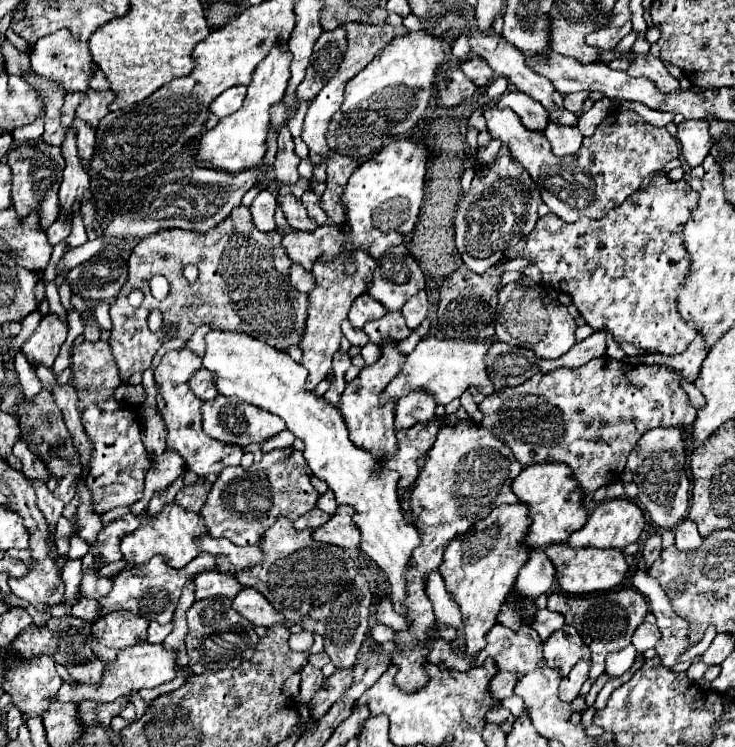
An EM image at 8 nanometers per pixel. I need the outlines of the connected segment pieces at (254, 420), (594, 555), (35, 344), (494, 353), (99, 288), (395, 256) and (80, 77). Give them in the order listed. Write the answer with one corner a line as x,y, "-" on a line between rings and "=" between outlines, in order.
222,395
202,405
202,425
208,437
228,445
238,445
238,447
246,447
250,443
262,443
284,429
280,417
274,417
272,413
262,411
258,407
246,405
244,401
238,401
236,397
222,397
=
554,543
544,549
552,565
556,567
556,581
564,593
584,595
614,589
626,575
628,565
620,549
570,549
566,543
=
58,315
42,317
40,325
32,333
32,337
22,345
22,353
28,357
32,369
44,365
52,367
54,359
60,353
62,343
66,341
68,329
62,325
=
494,341
486,357
486,367
490,369
490,379
494,381
496,391
504,387
522,385
536,373
538,355
526,347
512,347
500,341
=
106,247
92,259
70,269
64,277
58,275
54,283
56,287
62,287
62,283
68,283
70,287
74,285
78,295
86,301
110,301
126,283
126,273
128,267
120,251
=
404,245
386,251
372,273
368,295
380,301
388,311
400,311
402,305
424,289
424,273
=
60,29
58,33
52,33
48,37
42,37
34,43
34,51
30,55
30,63
34,73
42,77
54,77
64,83
64,89
68,91
86,91
90,87
90,79
94,75
94,59
88,49
88,43
78,41
72,37
68,29

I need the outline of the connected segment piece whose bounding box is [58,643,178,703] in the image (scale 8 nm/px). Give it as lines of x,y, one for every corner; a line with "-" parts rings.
142,643
142,645
136,645
134,649
124,649
122,653
118,653
118,661
114,661
114,669
104,671
104,679
98,687
64,683
60,693
58,693
58,701
62,701
62,703
68,703
68,701
80,703
84,699
92,699
96,703
108,703
108,701
114,701
118,697
130,695
132,691
152,689
152,687
158,687
162,683
168,683
176,677
176,673
178,673
176,649
166,649
162,643
158,643
158,645

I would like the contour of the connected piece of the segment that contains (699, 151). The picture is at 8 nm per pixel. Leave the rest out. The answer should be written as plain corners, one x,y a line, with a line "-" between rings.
704,119
682,121
678,125
676,139
678,139
682,155
684,155
684,159
690,167
702,165
704,157
708,155
708,151
712,147
712,139
710,139
710,133
708,133
708,123

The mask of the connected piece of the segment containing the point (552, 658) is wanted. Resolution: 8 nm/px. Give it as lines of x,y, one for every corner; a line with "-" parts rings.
564,625
544,641
544,659
566,675
578,661
590,659
590,651
578,631
572,625

